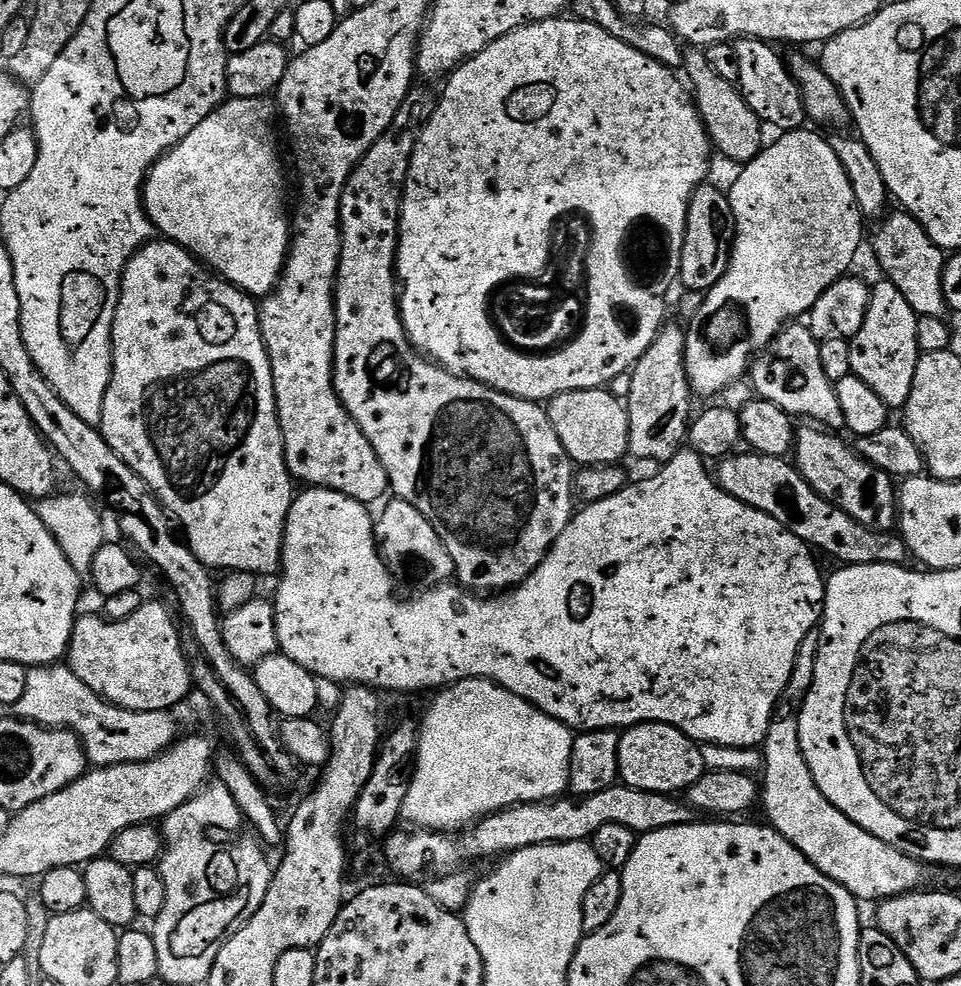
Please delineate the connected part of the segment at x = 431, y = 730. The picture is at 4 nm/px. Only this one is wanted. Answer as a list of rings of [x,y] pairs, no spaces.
[[[459,680],[437,691],[432,709],[419,721],[420,745],[416,747],[414,771],[407,781],[408,793],[402,813],[409,825],[420,830],[453,834],[494,812],[515,804],[539,804],[563,797],[569,791],[568,771],[573,729],[550,718],[530,702],[499,688],[492,680]]]

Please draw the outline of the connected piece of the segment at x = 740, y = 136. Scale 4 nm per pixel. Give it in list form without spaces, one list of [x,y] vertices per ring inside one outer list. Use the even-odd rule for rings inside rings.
[[[688,50],[683,55],[682,72],[688,75],[687,83],[690,85],[691,95],[694,97],[700,119],[704,122],[704,129],[707,130],[708,138],[712,141],[715,151],[719,155],[721,152],[728,160],[740,160],[739,162],[753,160],[762,147],[762,141],[760,141],[762,122],[744,101],[739,87],[726,82],[714,71],[714,66],[710,66],[708,61],[707,51]]]

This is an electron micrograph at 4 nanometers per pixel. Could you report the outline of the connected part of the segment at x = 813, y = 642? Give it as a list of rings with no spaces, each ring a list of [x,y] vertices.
[[[819,631],[807,632],[802,638],[802,646],[798,646],[798,658],[794,658],[794,670],[790,674],[790,682],[786,682],[786,690],[781,694],[776,704],[776,715],[772,717],[770,726],[766,730],[766,738],[762,745],[764,751],[764,780],[762,776],[762,804],[764,800],[764,812],[768,815],[767,823],[786,838],[801,852],[822,874],[829,876],[831,880],[837,880],[848,892],[856,897],[857,901],[889,900],[891,896],[901,896],[907,892],[914,892],[925,887],[928,880],[929,869],[921,861],[912,856],[902,854],[894,846],[874,838],[862,826],[858,826],[842,810],[838,810],[818,790],[814,782],[814,774],[802,754],[802,746],[798,738],[798,717],[800,707],[812,691],[814,682],[814,666],[820,649]]]

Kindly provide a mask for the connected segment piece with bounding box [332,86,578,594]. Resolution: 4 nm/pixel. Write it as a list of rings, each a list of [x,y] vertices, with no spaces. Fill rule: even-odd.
[[[412,87],[406,94],[402,106],[398,106],[398,114],[394,114],[391,126],[385,130],[382,138],[378,138],[378,142],[374,142],[374,146],[370,146],[370,150],[366,150],[366,154],[360,159],[360,165],[350,174],[344,187],[340,203],[340,265],[336,271],[336,353],[332,363],[332,381],[341,402],[344,403],[345,410],[352,415],[362,434],[366,434],[370,446],[374,446],[374,454],[378,454],[388,475],[391,491],[399,499],[410,502],[410,506],[419,510],[432,523],[438,538],[442,538],[456,567],[455,579],[465,589],[477,594],[500,594],[507,589],[515,588],[525,580],[542,563],[546,554],[554,546],[554,542],[558,542],[562,530],[570,526],[578,508],[576,472],[572,459],[566,454],[566,446],[562,446],[558,434],[554,434],[554,426],[550,426],[547,411],[537,401],[523,400],[517,396],[499,392],[498,389],[472,380],[468,376],[458,376],[449,368],[444,368],[435,360],[430,360],[417,352],[408,341],[408,335],[400,317],[396,275],[396,247],[400,244],[400,207],[404,201],[404,185],[408,182],[408,171],[412,165],[416,143],[420,132],[424,129],[424,123],[434,114],[437,99],[435,91],[432,93],[428,88]]]

